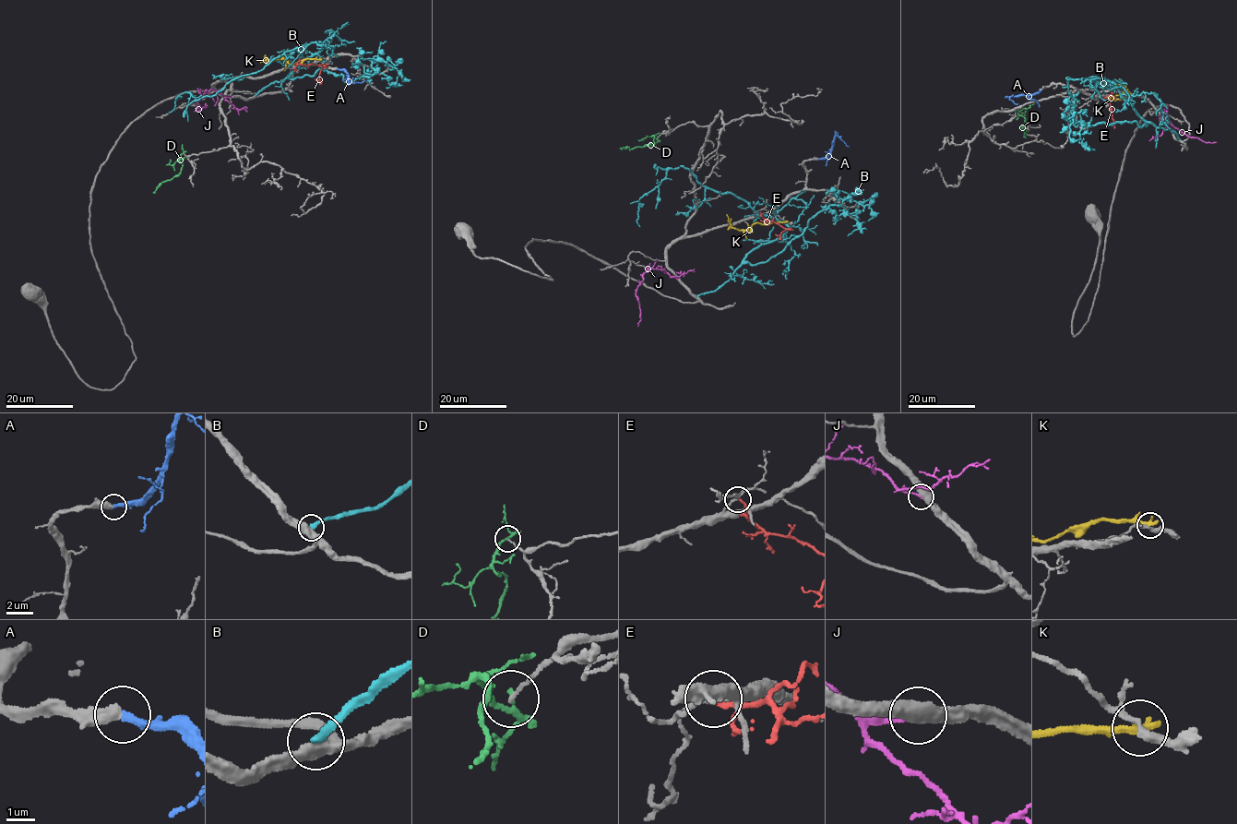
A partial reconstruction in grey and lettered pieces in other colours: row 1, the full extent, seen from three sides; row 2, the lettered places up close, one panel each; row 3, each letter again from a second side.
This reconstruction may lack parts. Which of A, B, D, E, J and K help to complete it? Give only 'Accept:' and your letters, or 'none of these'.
Accept: A

